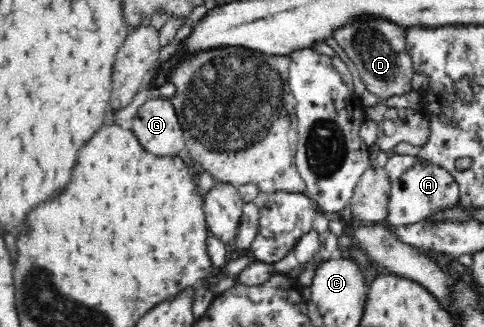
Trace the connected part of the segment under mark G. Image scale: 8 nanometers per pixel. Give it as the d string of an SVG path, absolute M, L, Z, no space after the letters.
M158 93L149 95L132 118L132 130L148 151L158 156L177 155L186 147L183 128L173 102Z

